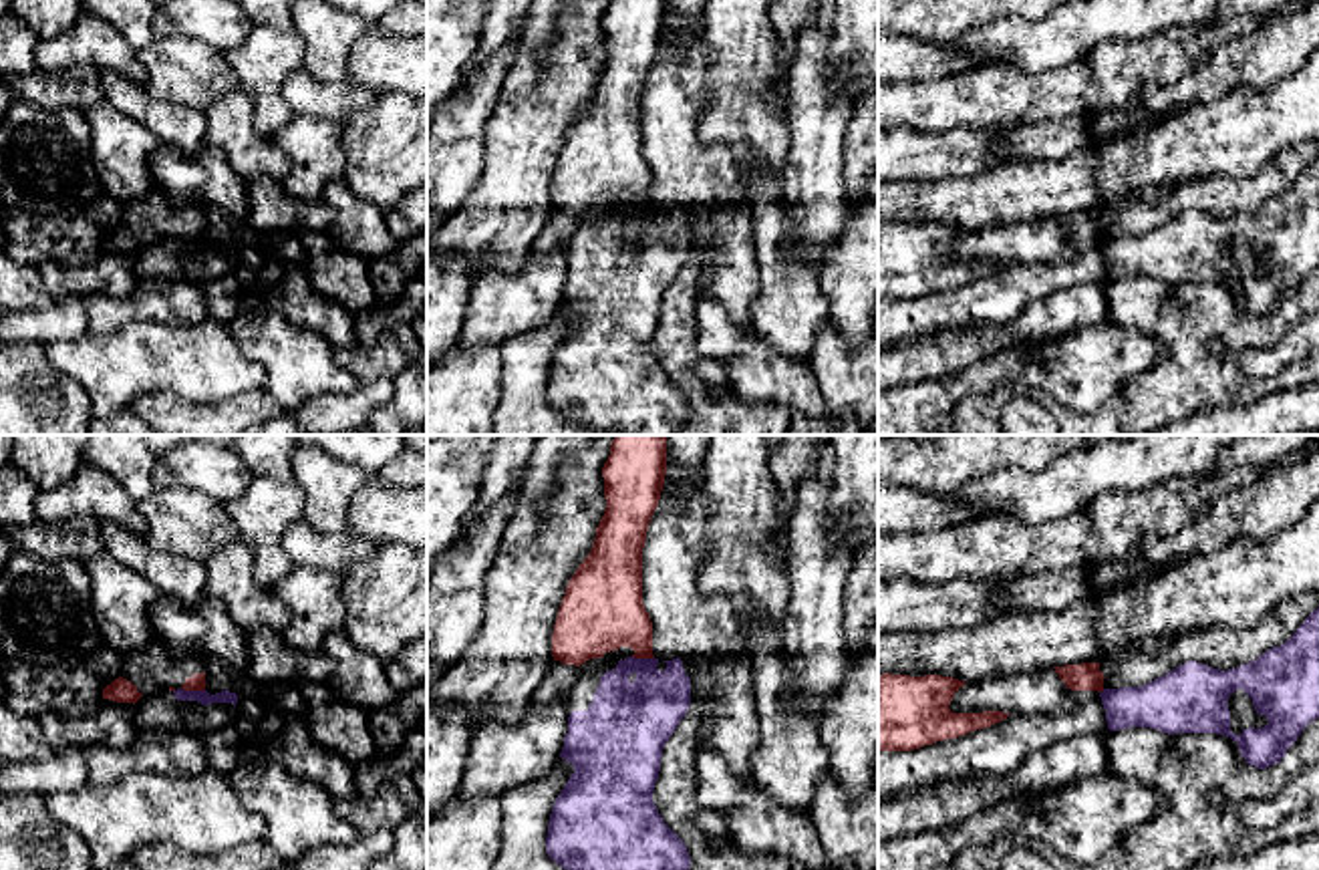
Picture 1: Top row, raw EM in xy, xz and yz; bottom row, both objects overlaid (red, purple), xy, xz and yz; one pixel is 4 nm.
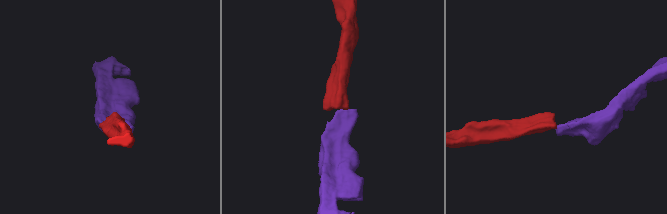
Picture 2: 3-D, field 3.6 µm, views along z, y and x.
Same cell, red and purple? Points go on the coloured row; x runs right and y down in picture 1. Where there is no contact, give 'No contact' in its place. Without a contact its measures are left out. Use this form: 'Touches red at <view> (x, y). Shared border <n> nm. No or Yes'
Touches red at xy (194, 689). Shared border 100 nm. No

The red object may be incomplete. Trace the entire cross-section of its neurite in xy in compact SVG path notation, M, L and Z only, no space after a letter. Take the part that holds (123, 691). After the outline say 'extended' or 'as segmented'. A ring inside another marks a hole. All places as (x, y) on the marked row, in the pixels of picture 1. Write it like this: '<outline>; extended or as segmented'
M153 638L123 655L121 675L103 689L103 699L135 705L143 695L177 689L205 691L205 661L197 655L173 655Z; extended

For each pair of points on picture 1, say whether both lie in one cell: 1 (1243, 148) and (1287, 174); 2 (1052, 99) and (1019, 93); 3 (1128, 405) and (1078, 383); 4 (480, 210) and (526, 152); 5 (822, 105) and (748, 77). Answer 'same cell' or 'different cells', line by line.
1: different cells
2: same cell
3: different cells
4: same cell
5: different cells

